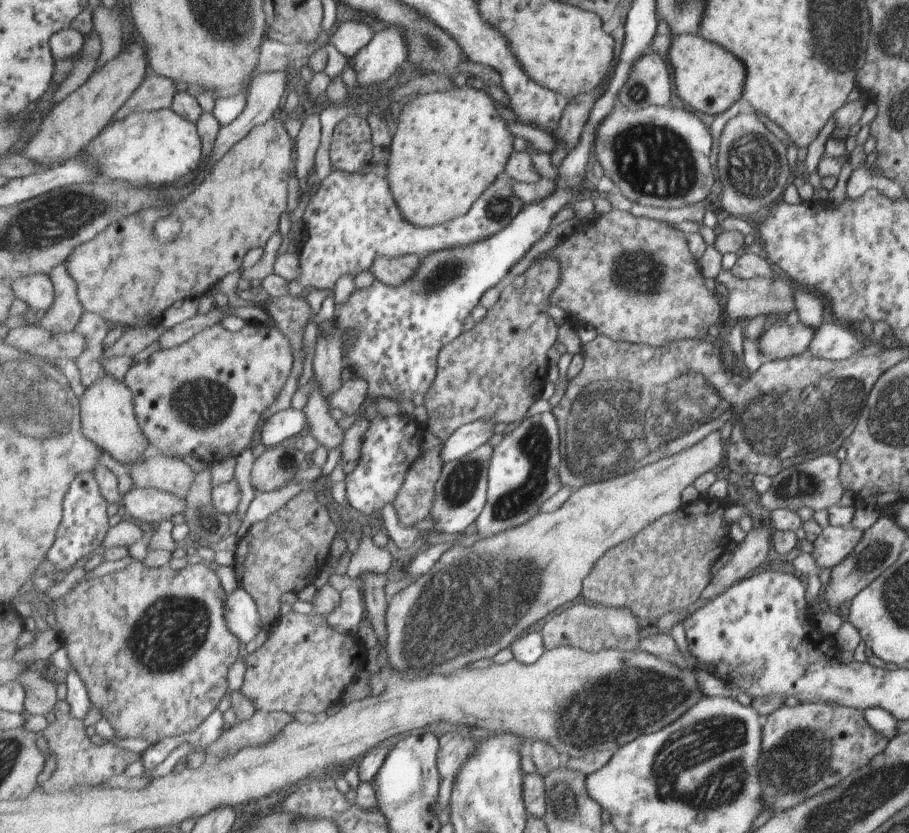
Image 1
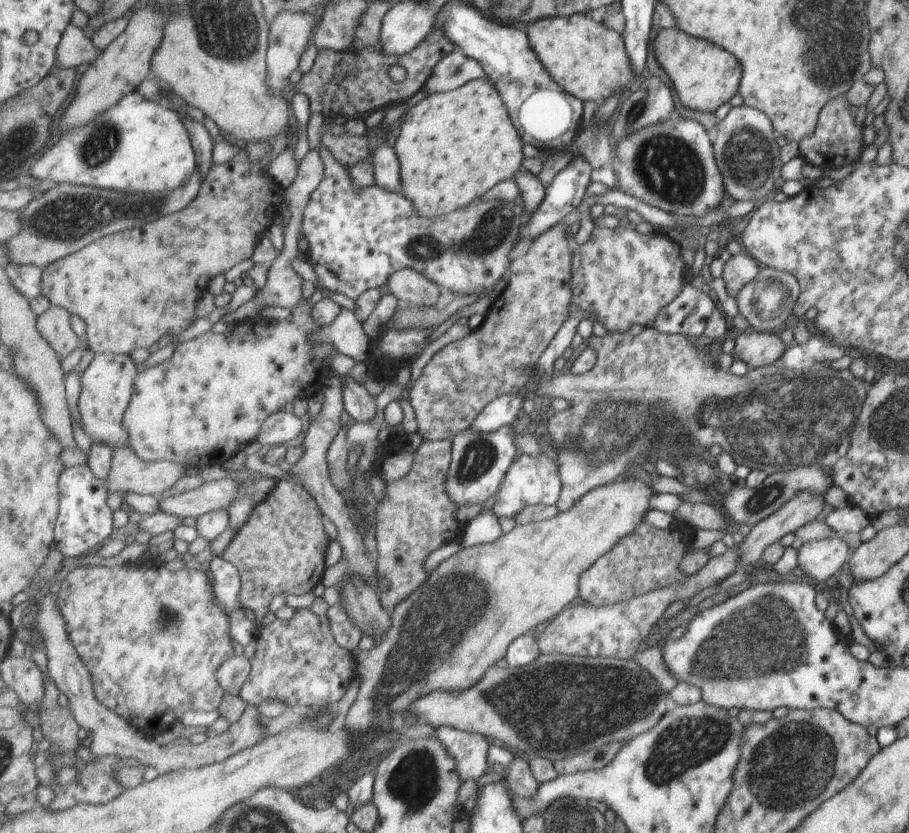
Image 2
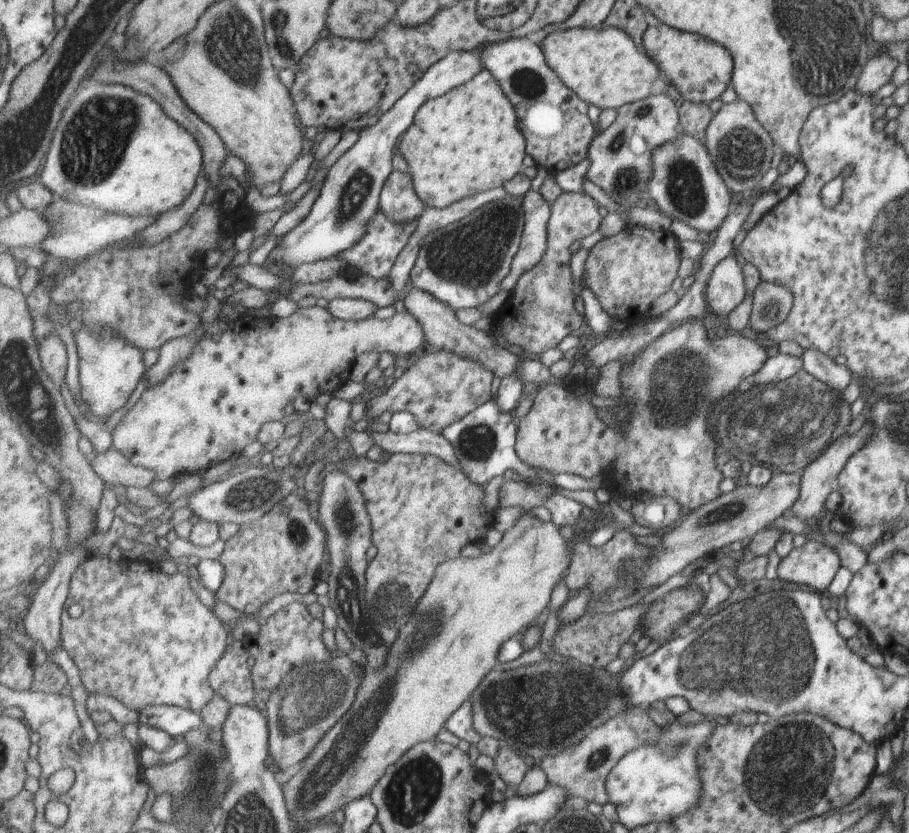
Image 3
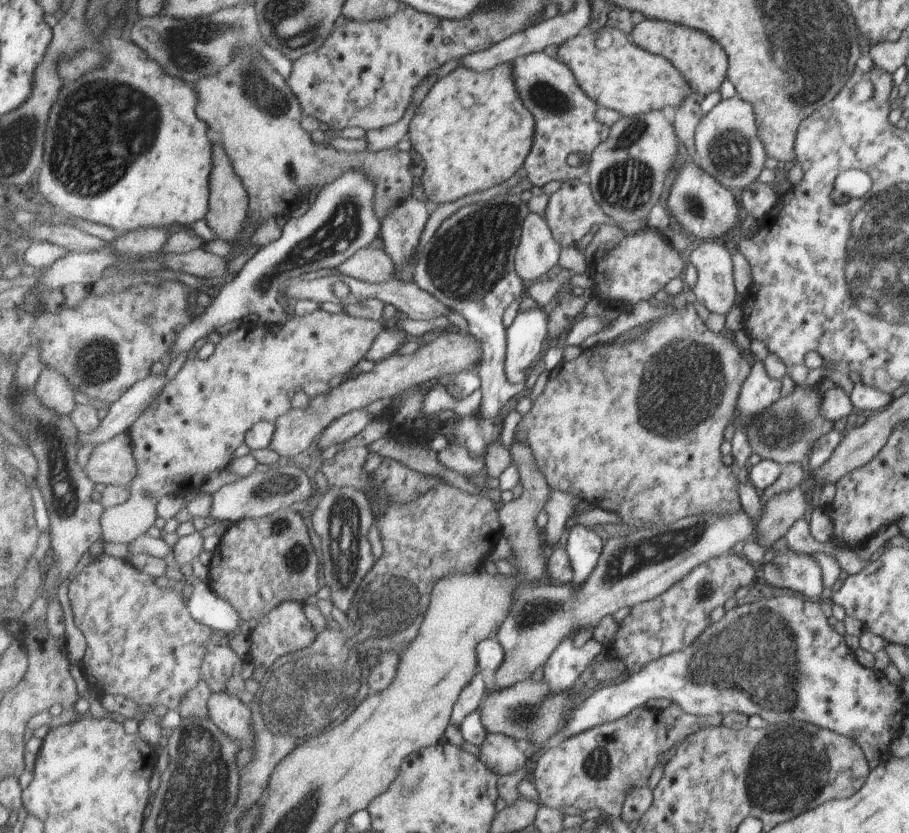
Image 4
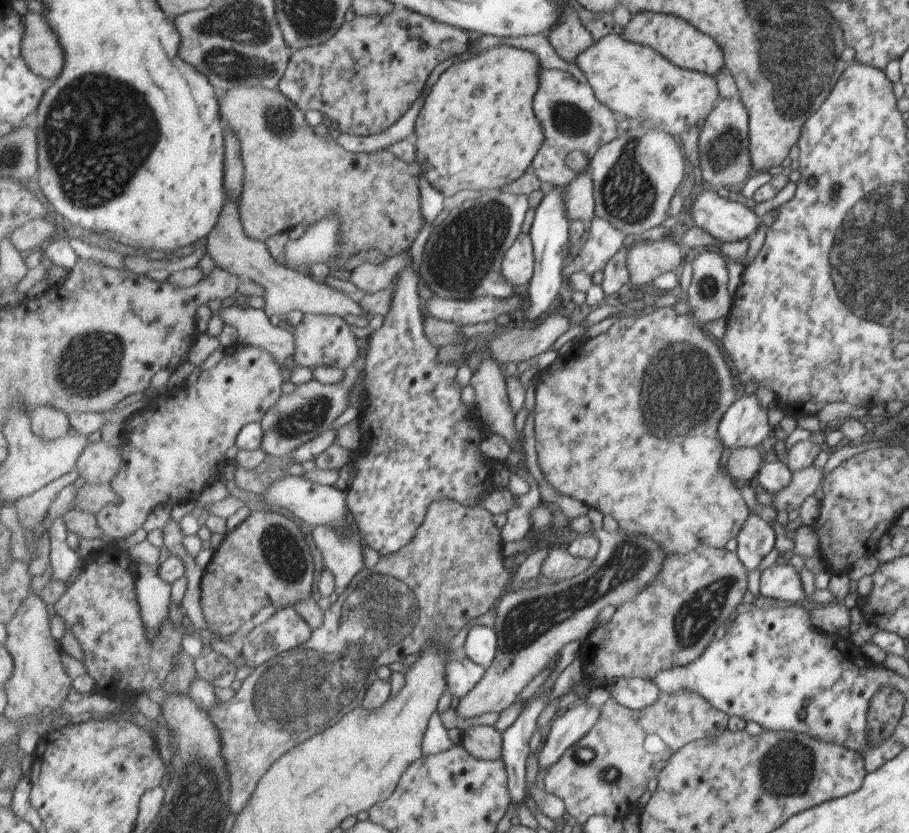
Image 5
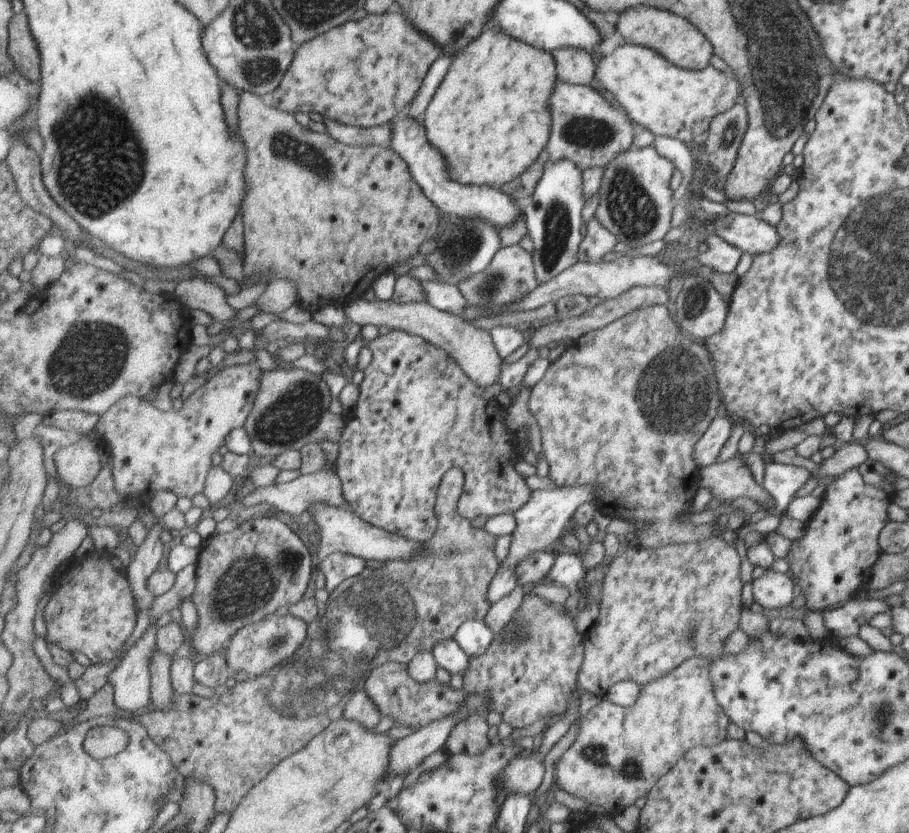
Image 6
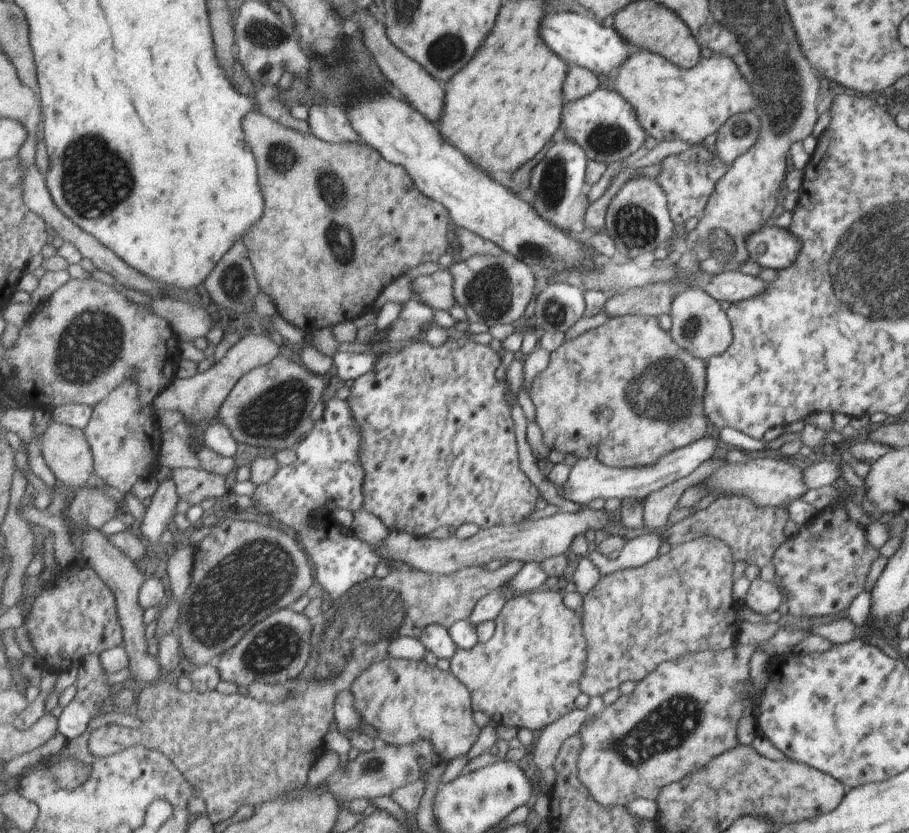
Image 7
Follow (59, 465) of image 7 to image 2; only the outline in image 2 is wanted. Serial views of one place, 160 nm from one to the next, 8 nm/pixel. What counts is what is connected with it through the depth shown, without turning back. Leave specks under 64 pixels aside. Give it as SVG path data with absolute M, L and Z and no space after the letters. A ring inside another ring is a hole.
M129 446L117 447L106 478L107 493L136 492L158 498L184 476L183 468L176 462L143 460Z

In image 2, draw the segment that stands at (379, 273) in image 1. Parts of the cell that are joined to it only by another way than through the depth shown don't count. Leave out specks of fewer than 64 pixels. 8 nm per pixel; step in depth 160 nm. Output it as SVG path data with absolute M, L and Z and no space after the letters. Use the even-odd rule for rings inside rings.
M401 269L394 272L387 282L387 288L400 304L413 306L435 306L441 296L437 283L424 277L413 269Z

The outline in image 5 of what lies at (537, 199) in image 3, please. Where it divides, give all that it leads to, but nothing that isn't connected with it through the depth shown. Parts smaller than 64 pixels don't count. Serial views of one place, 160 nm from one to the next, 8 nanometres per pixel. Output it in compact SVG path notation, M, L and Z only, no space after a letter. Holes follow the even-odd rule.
M530 232L520 233L519 239L503 258L501 276L513 286L527 286L535 274L535 246Z

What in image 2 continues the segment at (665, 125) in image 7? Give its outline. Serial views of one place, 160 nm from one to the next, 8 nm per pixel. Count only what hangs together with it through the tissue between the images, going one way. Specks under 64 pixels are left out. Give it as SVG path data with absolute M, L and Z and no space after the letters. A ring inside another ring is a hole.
M574 14L572 17L551 17L527 26L527 34L538 57L563 88L582 101L609 99L633 85L632 68L625 56L621 36L603 28L591 16Z

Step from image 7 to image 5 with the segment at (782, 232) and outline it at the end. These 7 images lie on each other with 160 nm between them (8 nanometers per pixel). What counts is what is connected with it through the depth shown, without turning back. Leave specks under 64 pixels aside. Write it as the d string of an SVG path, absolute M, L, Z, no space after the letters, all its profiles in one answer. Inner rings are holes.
M711 188L699 191L687 211L695 226L723 243L750 239L759 228L759 218L749 208L719 198Z

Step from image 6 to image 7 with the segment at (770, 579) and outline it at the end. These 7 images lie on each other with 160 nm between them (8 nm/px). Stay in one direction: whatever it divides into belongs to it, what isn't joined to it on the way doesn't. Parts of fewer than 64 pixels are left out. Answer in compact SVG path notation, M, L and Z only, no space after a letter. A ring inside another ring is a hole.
M757 577L750 582L743 604L755 614L765 616L779 608L781 594L782 592L774 586L773 582L770 583Z

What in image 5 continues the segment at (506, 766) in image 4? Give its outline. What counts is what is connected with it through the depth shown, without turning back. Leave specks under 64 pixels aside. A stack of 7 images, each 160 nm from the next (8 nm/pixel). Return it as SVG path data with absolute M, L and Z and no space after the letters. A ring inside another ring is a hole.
M475 726L461 735L460 743L473 757L493 761L503 758L503 733L494 726Z

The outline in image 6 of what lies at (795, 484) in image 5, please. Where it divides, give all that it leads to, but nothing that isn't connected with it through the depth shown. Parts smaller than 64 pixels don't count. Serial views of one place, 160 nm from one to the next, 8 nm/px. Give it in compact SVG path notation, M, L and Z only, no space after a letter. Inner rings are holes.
M848 442L843 444L839 450L835 450L835 453L829 458L825 460L817 459L815 472L810 476L827 477L839 475L841 472L851 470L851 468L858 468L860 464L865 463L867 458L867 452L859 442Z

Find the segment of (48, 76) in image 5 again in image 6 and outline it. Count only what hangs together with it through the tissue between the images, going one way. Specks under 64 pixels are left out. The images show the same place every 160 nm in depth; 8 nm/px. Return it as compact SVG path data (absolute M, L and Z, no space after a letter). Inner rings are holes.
M14 14L9 24L10 56L14 59L16 67L31 81L39 83L42 79L41 60L37 42L31 36L29 18L27 14Z

